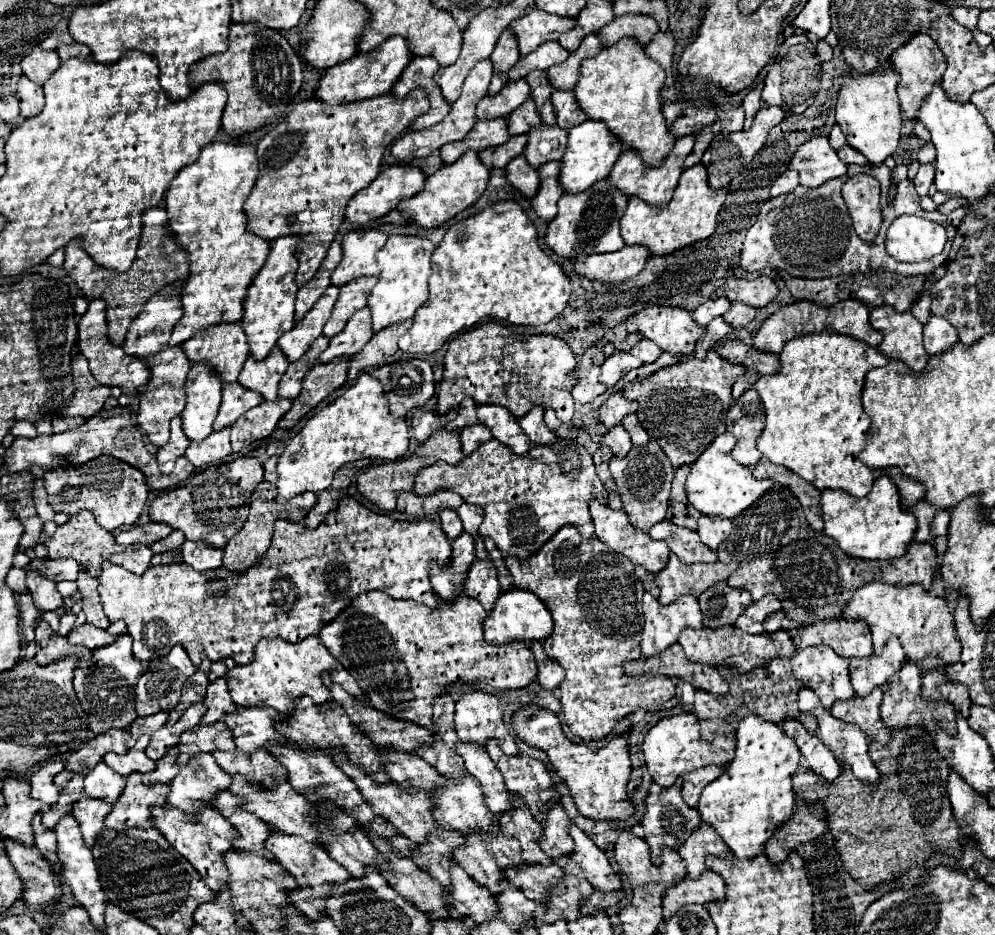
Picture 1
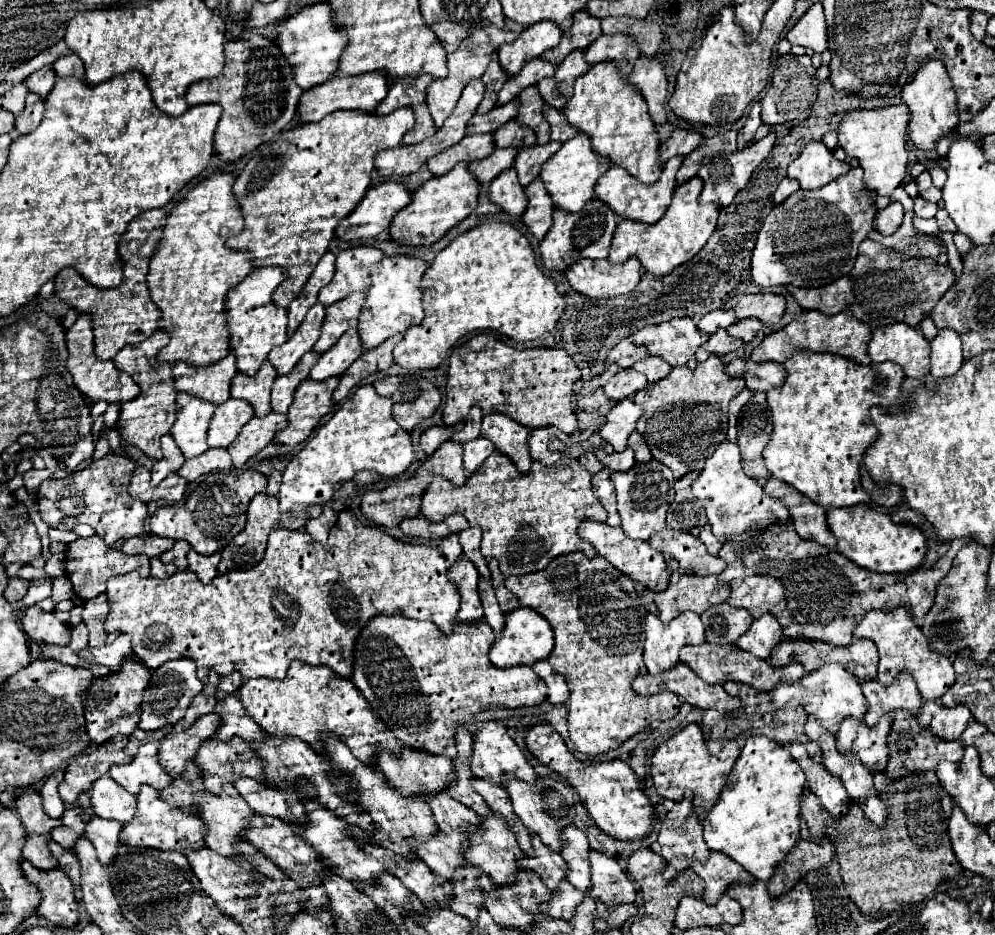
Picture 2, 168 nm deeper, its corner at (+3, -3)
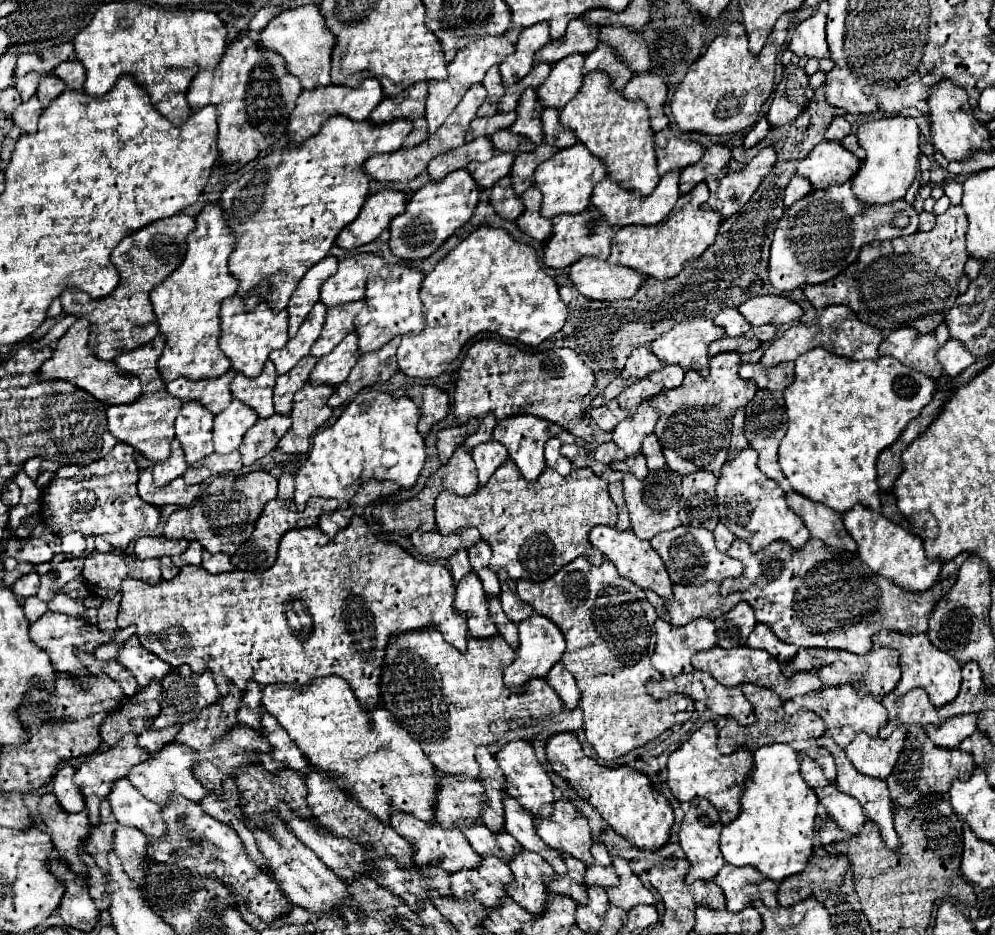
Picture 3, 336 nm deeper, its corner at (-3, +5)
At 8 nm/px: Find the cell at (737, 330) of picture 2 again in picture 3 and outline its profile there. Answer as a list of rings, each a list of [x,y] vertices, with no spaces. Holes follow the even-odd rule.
[[[762,325],[762,327],[752,327],[752,331],[748,331],[744,337],[748,339],[758,339],[758,341],[772,341],[776,335],[776,325]]]

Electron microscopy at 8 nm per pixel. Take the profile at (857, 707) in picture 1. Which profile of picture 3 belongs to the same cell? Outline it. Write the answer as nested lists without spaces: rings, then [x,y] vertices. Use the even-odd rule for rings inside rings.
[[[902,725],[898,727],[888,739],[870,737],[866,733],[858,733],[850,747],[846,747],[846,757],[856,767],[858,773],[874,777],[874,779],[888,779],[902,753],[904,739],[908,729]]]

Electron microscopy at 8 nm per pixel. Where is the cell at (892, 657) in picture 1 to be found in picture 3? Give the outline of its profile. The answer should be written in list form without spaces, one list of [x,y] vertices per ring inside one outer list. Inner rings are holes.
[[[912,689],[904,697],[886,695],[882,697],[882,705],[888,709],[888,723],[880,729],[880,739],[888,739],[890,733],[900,725],[938,725],[942,723],[938,717],[938,711],[930,703],[924,689]]]

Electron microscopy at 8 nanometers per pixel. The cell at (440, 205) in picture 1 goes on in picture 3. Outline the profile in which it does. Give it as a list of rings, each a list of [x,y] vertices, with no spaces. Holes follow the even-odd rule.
[[[466,169],[450,173],[442,183],[424,185],[410,197],[404,213],[394,217],[390,223],[390,251],[404,261],[430,257],[456,229],[460,229],[472,217],[478,205],[478,195],[480,187]]]

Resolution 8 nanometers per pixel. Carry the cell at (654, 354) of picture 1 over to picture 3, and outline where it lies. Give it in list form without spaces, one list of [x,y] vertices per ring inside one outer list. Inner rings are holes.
[[[664,365],[662,371],[658,371],[656,377],[652,375],[650,379],[652,379],[654,383],[660,383],[660,385],[666,387],[666,389],[674,389],[674,387],[682,385],[684,375],[686,375],[686,371],[682,371],[678,365]]]

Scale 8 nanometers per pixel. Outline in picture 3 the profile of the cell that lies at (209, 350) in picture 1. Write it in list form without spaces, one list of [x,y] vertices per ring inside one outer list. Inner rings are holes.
[[[230,369],[226,375],[218,377],[218,379],[206,379],[206,381],[190,381],[186,377],[180,377],[172,383],[166,385],[166,391],[170,391],[170,395],[182,399],[184,403],[188,401],[198,401],[202,403],[208,411],[212,411],[214,415],[222,413],[230,401],[230,381],[234,379],[234,371]]]

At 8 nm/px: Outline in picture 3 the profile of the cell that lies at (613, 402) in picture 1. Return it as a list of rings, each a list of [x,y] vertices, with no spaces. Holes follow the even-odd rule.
[[[640,403],[630,419],[624,419],[612,433],[612,441],[630,457],[642,453],[642,441],[654,433],[658,411],[648,403]]]

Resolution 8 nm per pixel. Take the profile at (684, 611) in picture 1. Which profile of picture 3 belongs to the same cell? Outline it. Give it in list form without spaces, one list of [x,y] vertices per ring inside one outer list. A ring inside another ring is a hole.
[[[658,619],[656,635],[658,643],[652,655],[652,665],[666,679],[694,671],[690,659],[698,651],[716,647],[716,627],[710,619],[694,619],[684,627],[674,627]]]

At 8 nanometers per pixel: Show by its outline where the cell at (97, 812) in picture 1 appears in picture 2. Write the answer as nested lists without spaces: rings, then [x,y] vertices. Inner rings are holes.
[[[92,815],[86,821],[84,835],[94,845],[96,855],[98,855],[98,859],[100,859],[102,865],[112,863],[112,857],[114,857],[114,853],[118,849],[118,843],[120,843],[120,839],[118,839],[120,829],[122,829],[120,823],[110,821],[110,819],[100,819],[96,815]]]

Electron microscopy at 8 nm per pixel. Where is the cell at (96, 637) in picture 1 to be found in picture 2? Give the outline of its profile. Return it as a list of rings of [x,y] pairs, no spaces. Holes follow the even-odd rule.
[[[120,633],[114,643],[98,645],[98,647],[84,647],[78,651],[78,655],[90,665],[96,665],[96,663],[106,665],[110,667],[110,671],[118,671],[124,657],[134,657],[132,647],[130,647],[130,635],[126,633]]]

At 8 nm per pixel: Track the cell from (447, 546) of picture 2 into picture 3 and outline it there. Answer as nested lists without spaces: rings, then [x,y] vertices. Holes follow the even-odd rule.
[[[464,549],[458,551],[456,555],[452,555],[452,557],[448,559],[448,565],[450,565],[452,579],[454,579],[456,583],[470,573],[470,561],[468,561],[468,553],[466,553]]]

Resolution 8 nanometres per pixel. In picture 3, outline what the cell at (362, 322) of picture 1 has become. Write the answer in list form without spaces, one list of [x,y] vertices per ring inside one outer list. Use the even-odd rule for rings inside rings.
[[[356,333],[346,335],[346,339],[334,347],[326,357],[320,357],[314,371],[310,373],[312,385],[340,385],[346,381],[350,369],[356,365],[358,353],[358,337]]]

